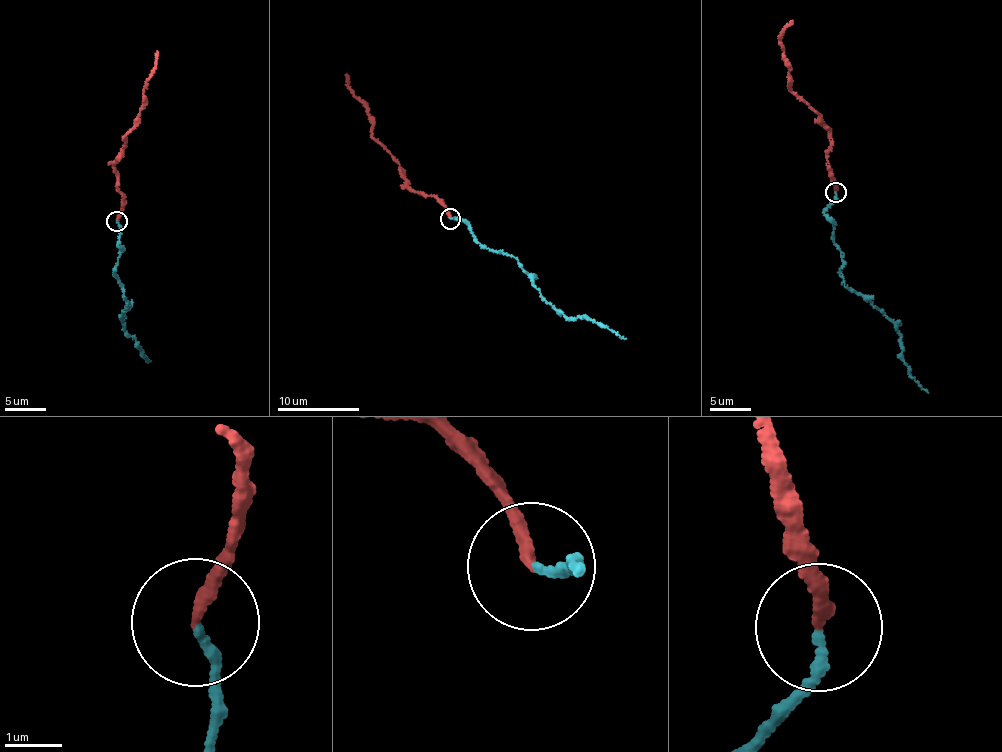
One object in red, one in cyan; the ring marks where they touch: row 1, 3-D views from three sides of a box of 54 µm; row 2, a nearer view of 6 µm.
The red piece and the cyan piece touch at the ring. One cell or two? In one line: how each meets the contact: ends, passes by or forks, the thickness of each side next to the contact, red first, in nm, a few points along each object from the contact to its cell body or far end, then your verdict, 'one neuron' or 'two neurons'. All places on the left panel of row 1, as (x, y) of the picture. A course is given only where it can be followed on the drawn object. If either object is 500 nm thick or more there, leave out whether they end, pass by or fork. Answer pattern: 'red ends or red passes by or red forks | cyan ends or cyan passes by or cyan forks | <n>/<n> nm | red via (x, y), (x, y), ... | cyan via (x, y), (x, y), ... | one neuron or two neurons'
red ends | cyan ends | 200/150 nm | red via (116, 221), (122, 212), (122, 193), (116, 187), (113, 163), (125, 145), (124, 137), (135, 126), (157, 51) | cyan via (116, 221), (120, 251), (115, 275), (128, 305), (120, 317), (125, 331), (135, 341), (143, 358), (151, 361) | one neuron

